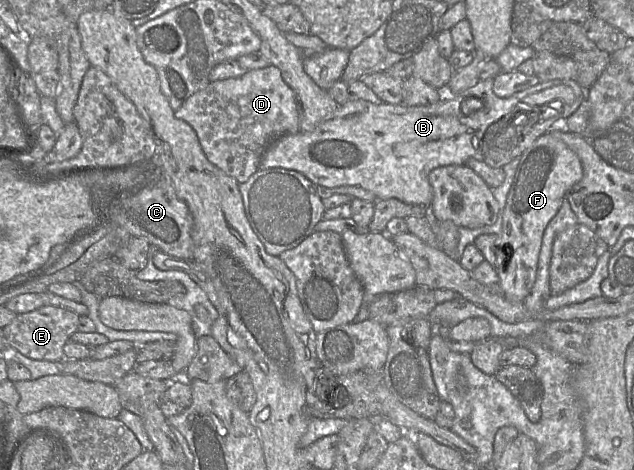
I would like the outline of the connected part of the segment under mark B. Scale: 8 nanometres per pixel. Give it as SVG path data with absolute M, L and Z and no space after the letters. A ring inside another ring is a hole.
M489 78L489 79L486 79L486 80L479 80L478 83L475 86L473 86L473 87L465 90L465 91L463 91L460 94L457 94L457 95L444 95L444 97L440 101L438 101L437 103L430 104L430 105L424 105L424 106L406 106L404 104L392 105L392 104L385 103L385 102L382 102L380 104L374 104L374 103L371 103L371 102L365 101L365 100L355 100L355 101L347 102L346 104L344 104L342 106L339 106L339 109L337 110L336 114L332 118L330 118L330 119L322 122L314 131L311 131L311 132L299 131L298 133L295 133L295 134L285 134L285 135L282 135L282 136L276 138L274 141L272 141L270 143L270 145L266 148L266 150L264 151L264 153L263 153L263 155L261 157L259 169L285 168L285 169L294 170L294 171L298 171L298 172L302 173L303 175L305 175L308 179L310 179L313 183L315 183L318 186L328 187L328 188L334 188L334 187L339 187L339 186L359 186L359 187L362 187L362 188L364 188L364 189L366 189L368 191L373 192L375 194L375 196L377 197L378 200L386 200L386 199L390 199L390 198L396 198L396 199L398 199L398 200L400 200L402 202L408 203L408 204L423 205L423 206L430 207L432 199L433 199L433 189L432 189L432 187L431 187L431 185L429 183L429 179L428 179L429 173L432 170L434 170L436 168L439 168L439 167L442 167L442 166L448 166L448 165L465 165L466 162L467 162L467 160L470 159L470 158L474 158L474 159L477 159L479 161L484 161L487 151L481 150L480 133L485 133L486 134L485 135L485 139L489 140L490 136L491 136L491 132L493 133L494 129L497 130L499 128L500 131L497 132L496 134L494 134L495 138L496 139L504 139L504 138L499 138L499 137L500 137L501 133L504 133L509 128L512 120L514 120L516 112L518 112L518 111L531 111L530 114L533 117L532 127L534 127L537 124L545 123L547 121L550 121L551 123L557 122L557 121L565 121L571 114L573 114L577 110L577 108L580 106L580 104L583 101L583 99L586 97L586 90L583 90L581 88L581 86L574 79L554 79L554 80L550 80L550 81L544 81L544 82L540 81L538 84L536 84L536 85L534 85L532 87L529 87L529 88L523 90L523 91L517 92L517 93L515 93L514 95L512 95L511 97L508 97L508 98L500 98L500 97L498 97L498 96L495 95L495 93L493 92L493 82L494 82L494 78ZM558 85L567 85L567 86L569 86L573 90L573 93L574 93L574 101L570 105L563 106L561 108L561 113L560 114L558 114L558 115L556 115L554 117L548 118L548 119L544 119L544 118L541 118L540 115L537 112L534 111L534 108L537 108L536 106L528 106L528 105L524 105L522 103L522 100L525 97L527 97L527 96L529 96L531 94L540 92L540 91L542 91L544 89L551 88L551 87L558 86ZM468 98L474 98L474 99L469 99L469 100L471 102L475 102L476 103L476 109L477 109L478 104L480 104L480 102L484 106L483 106L482 109L479 109L477 111L473 111L473 112L469 113L468 116L466 116L461 111L461 105L462 105L462 102L464 100L468 99Z

